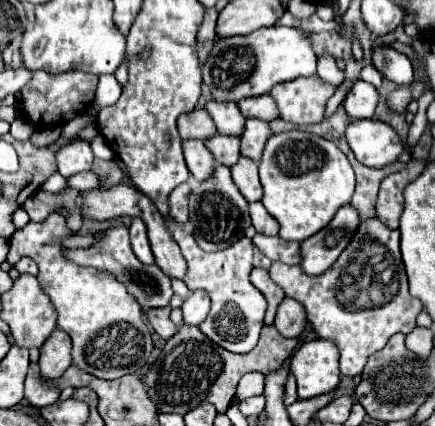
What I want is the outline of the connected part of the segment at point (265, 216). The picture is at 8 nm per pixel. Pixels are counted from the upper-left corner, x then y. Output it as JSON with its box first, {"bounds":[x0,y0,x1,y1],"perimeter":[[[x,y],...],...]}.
{"bounds":[249,202,279,236],"perimeter":[[[261,202],[249,204],[249,214],[251,214],[253,228],[259,234],[265,234],[265,236],[277,236],[279,234],[279,222],[265,210],[265,206]]]}

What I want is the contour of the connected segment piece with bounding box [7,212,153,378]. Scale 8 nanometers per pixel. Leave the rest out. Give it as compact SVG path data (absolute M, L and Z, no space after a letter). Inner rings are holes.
M51 212L45 222L29 222L9 238L7 261L15 265L22 257L37 262L43 290L51 298L57 310L57 328L65 330L73 342L73 364L97 378L121 378L125 374L139 374L147 364L153 350L151 332L143 320L139 302L127 292L127 288L105 270L85 268L65 258L65 246L61 240L73 236L65 218Z

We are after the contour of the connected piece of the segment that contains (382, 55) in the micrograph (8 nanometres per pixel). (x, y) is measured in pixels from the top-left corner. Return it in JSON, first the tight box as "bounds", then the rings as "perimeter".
{"bounds":[371,46,413,84],"perimeter":[[[375,46],[371,62],[387,80],[395,84],[409,84],[413,80],[413,66],[409,58],[391,46]]]}

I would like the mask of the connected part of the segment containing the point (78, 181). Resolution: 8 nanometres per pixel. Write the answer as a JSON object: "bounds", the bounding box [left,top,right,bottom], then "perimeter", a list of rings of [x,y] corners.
{"bounds":[67,170,101,192],"perimeter":[[[89,170],[89,172],[81,172],[81,174],[71,176],[67,184],[69,184],[71,188],[77,188],[79,192],[87,192],[87,190],[99,188],[99,186],[101,186],[101,180],[99,180],[99,176],[97,176],[95,172]]]}

